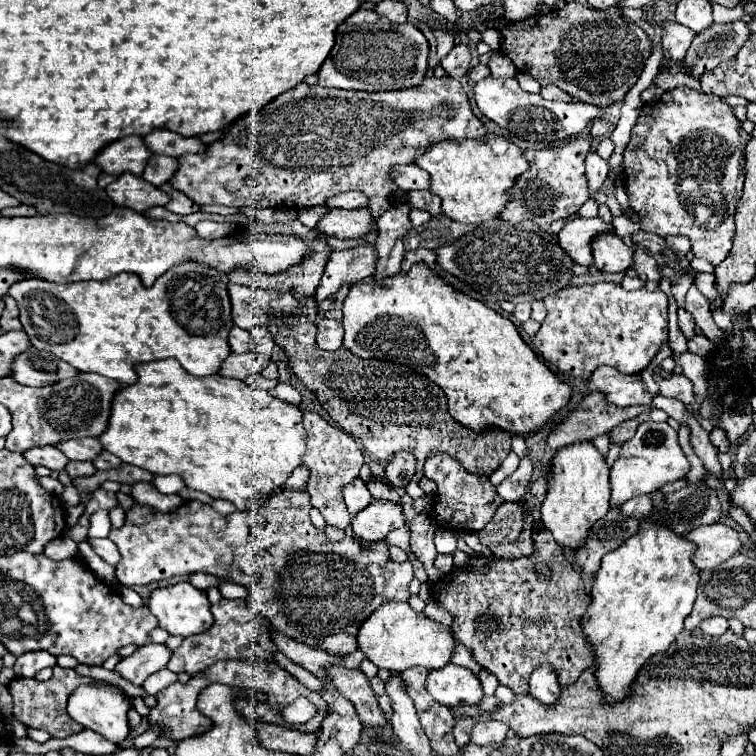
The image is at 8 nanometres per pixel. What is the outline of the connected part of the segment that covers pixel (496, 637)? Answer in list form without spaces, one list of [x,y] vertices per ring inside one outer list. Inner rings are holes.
[[[542,522],[534,524],[532,534],[538,550],[530,558],[520,560],[494,560],[488,572],[466,572],[458,570],[456,576],[440,580],[432,586],[432,596],[454,616],[452,634],[458,642],[468,646],[474,660],[492,672],[500,684],[514,690],[514,694],[528,694],[528,678],[536,666],[550,664],[556,670],[560,688],[566,688],[578,680],[578,676],[594,662],[594,648],[588,644],[582,630],[582,616],[590,606],[590,594],[584,590],[582,576],[566,560],[562,546],[554,542]],[[544,564],[550,568],[550,576],[536,574],[536,566]]]

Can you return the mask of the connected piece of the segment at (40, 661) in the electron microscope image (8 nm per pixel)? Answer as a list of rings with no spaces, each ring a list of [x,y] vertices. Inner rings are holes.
[[[40,650],[40,652],[26,652],[24,656],[18,656],[12,670],[16,676],[32,678],[38,670],[42,670],[46,666],[56,666],[56,658],[50,652]]]

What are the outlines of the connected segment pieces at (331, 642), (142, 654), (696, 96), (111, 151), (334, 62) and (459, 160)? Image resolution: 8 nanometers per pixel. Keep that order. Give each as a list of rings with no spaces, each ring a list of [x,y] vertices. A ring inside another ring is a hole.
[[[282,490],[274,494],[252,514],[234,512],[228,516],[218,514],[210,504],[196,500],[184,502],[176,512],[162,514],[150,506],[134,504],[126,512],[126,522],[116,530],[116,546],[120,550],[120,562],[116,564],[116,578],[124,586],[150,584],[172,576],[184,576],[190,572],[206,572],[220,578],[230,578],[246,586],[252,594],[254,608],[266,616],[278,632],[304,642],[306,646],[320,648],[332,656],[348,656],[356,646],[356,634],[360,624],[386,602],[406,602],[410,592],[408,584],[414,578],[412,564],[396,564],[388,556],[388,544],[384,540],[372,542],[370,548],[362,548],[358,538],[344,538],[332,542],[320,532],[308,518],[312,508],[306,492]]]
[[[148,644],[146,648],[138,648],[132,656],[120,660],[114,672],[134,686],[142,686],[150,674],[162,670],[168,664],[170,656],[172,652],[164,644]]]
[[[674,88],[662,94],[658,102],[644,104],[640,118],[632,128],[630,142],[624,150],[624,186],[630,206],[640,214],[640,226],[658,236],[684,234],[692,242],[692,254],[718,266],[726,260],[734,236],[734,208],[744,186],[744,148],[750,134],[742,130],[742,122],[734,116],[734,108],[716,94],[704,94],[690,88]]]
[[[126,136],[114,144],[108,144],[102,148],[96,158],[92,160],[102,172],[120,176],[122,172],[132,172],[132,174],[142,174],[146,160],[150,158],[150,150],[144,146],[142,138],[138,136]]]
[[[360,8],[336,30],[336,44],[318,70],[318,84],[346,90],[402,90],[418,86],[428,66],[428,40],[414,24],[390,24],[374,10]]]
[[[492,132],[482,138],[442,140],[432,144],[414,164],[430,174],[430,192],[440,196],[442,214],[462,224],[482,224],[502,212],[508,202],[508,188],[528,170],[522,150]]]

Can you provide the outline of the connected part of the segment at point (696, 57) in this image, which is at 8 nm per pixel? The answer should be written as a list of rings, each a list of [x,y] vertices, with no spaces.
[[[744,20],[728,22],[728,24],[712,24],[700,34],[694,36],[686,58],[682,64],[674,64],[668,68],[672,74],[692,74],[694,78],[700,78],[704,72],[714,70],[720,62],[732,60],[738,50],[746,44],[750,38],[750,26]]]

